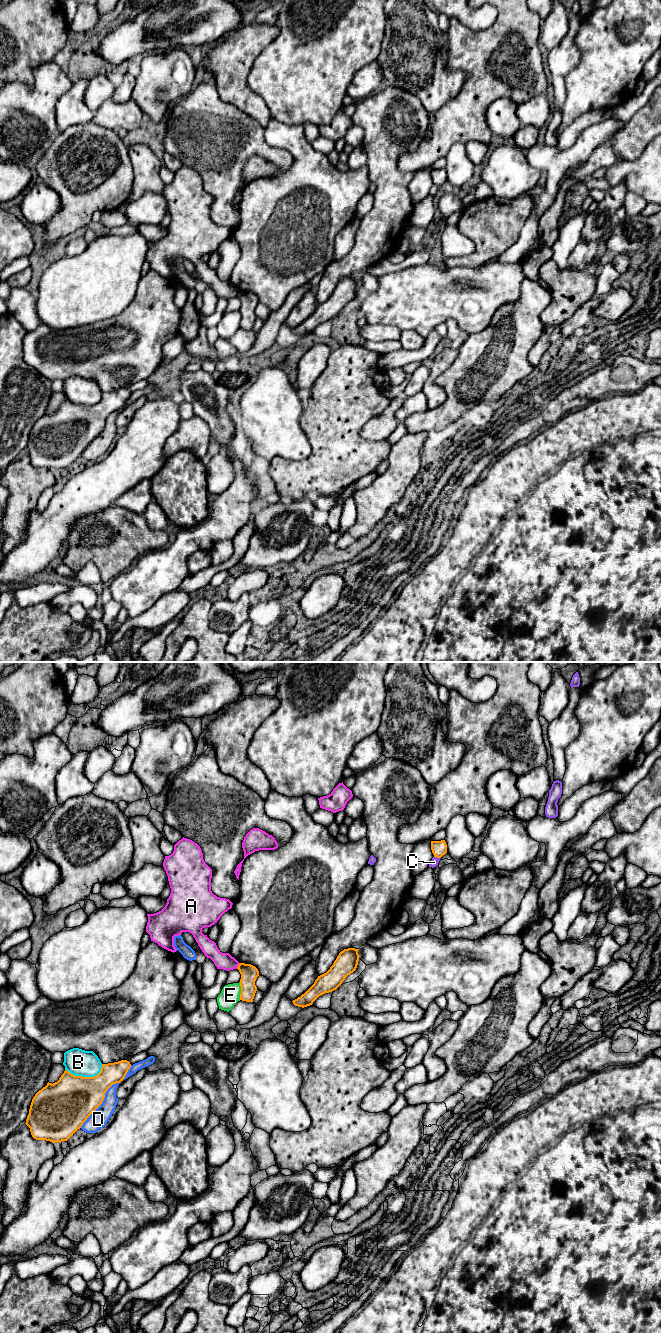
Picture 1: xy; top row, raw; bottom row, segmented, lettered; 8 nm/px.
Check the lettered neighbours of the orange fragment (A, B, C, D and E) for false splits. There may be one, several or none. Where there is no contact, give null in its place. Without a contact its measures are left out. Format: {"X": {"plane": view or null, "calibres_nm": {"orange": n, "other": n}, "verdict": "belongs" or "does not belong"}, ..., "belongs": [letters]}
{"A": {"plane": "xy", "calibres_nm": {"orange": 140, "other": 140}, "verdict": "does not belong"}, "B": {"plane": "xy", "calibres_nm": {"orange": 380, "other": 220}, "verdict": "does not belong"}, "C": {"plane": "xy", "calibres_nm": {"orange": 130, "other": 70}, "verdict": "does not belong"}, "D": {"plane": "xy", "calibres_nm": {"orange": 380, "other": 150}, "verdict": "does not belong"}, "E": {"plane": "xy", "calibres_nm": {"orange": 140, "other": 160}, "verdict": "does not belong"}, "belongs": []}

